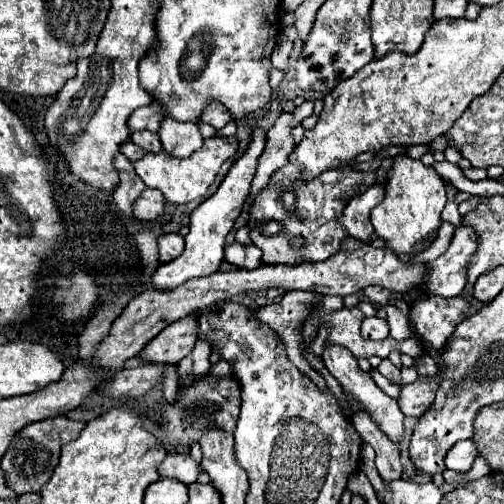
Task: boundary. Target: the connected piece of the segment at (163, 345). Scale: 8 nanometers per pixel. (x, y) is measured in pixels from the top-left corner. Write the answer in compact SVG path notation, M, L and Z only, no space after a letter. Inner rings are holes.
M189 315L187 319L179 319L171 323L165 331L161 331L143 351L139 353L139 359L149 363L179 363L183 357L191 353L197 341L197 317Z

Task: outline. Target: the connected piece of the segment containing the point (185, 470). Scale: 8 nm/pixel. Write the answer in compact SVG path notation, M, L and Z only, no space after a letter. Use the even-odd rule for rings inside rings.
M189 453L167 455L165 461L159 465L161 477L173 477L173 479L179 479L179 481L183 481L187 485L197 481L199 471L201 471L199 463L195 463Z

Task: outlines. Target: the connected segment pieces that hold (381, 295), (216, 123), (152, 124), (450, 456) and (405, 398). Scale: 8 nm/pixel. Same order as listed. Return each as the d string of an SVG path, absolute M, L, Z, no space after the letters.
M365 287L363 295L379 305L387 305L387 299L389 299L389 291L383 287Z
M211 101L211 103L203 109L199 121L209 123L209 125L213 125L215 129L221 129L221 127L225 127L225 125L231 121L231 115L229 115L227 107L219 105L219 101Z
M153 101L153 105L141 107L129 117L129 129L131 133L139 129L149 129L151 133L157 133L161 121L163 121L163 107L159 101Z
M467 439L467 441L459 441L453 445L453 449L445 455L445 465L447 469L453 469L453 471L469 471L475 457L477 457L477 447L475 447L475 441Z
M419 377L415 383L401 387L399 407L403 415L407 417L423 415L435 401L435 391L439 389L439 383L441 383L441 377L433 377L433 379Z

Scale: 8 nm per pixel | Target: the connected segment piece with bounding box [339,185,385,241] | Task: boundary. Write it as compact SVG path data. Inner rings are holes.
M373 185L365 193L353 197L347 203L339 221L351 237L355 237L359 241L367 241L373 235L373 225L369 221L369 211L375 207L375 203L379 203L383 199L383 193L385 193L383 185Z

